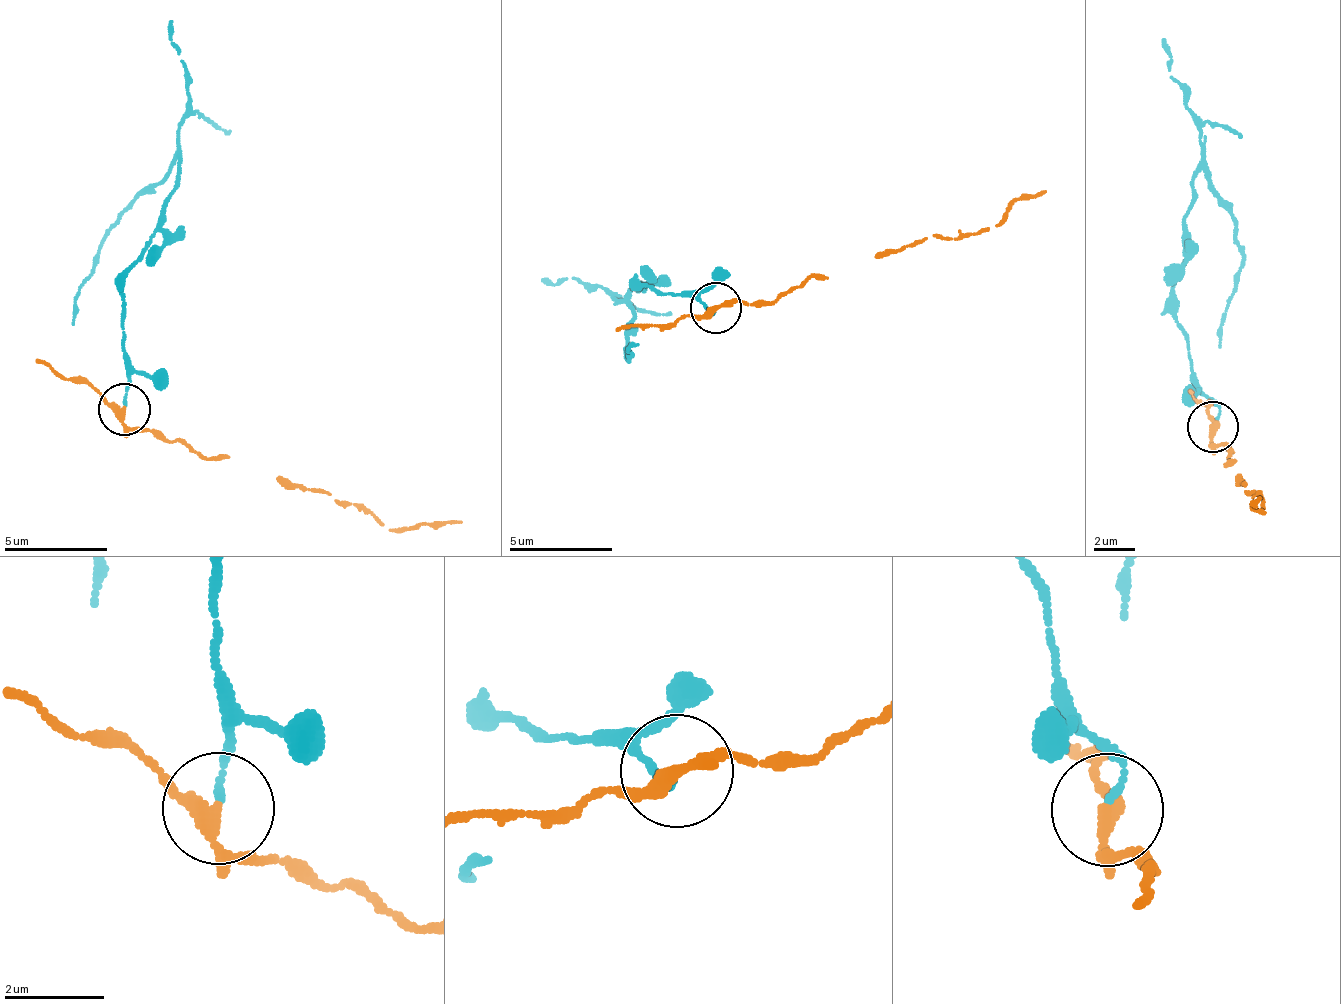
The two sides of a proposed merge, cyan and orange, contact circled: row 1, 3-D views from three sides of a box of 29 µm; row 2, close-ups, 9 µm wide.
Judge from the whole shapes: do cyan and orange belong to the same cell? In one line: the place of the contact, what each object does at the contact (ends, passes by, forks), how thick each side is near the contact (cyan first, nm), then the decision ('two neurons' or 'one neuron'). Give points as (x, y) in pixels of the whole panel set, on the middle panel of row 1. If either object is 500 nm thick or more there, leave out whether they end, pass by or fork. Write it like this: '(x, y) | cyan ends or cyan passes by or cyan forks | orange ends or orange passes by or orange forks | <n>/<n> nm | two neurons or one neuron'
(716, 307) | cyan ends | orange passes by | 110/240 nm | two neurons

